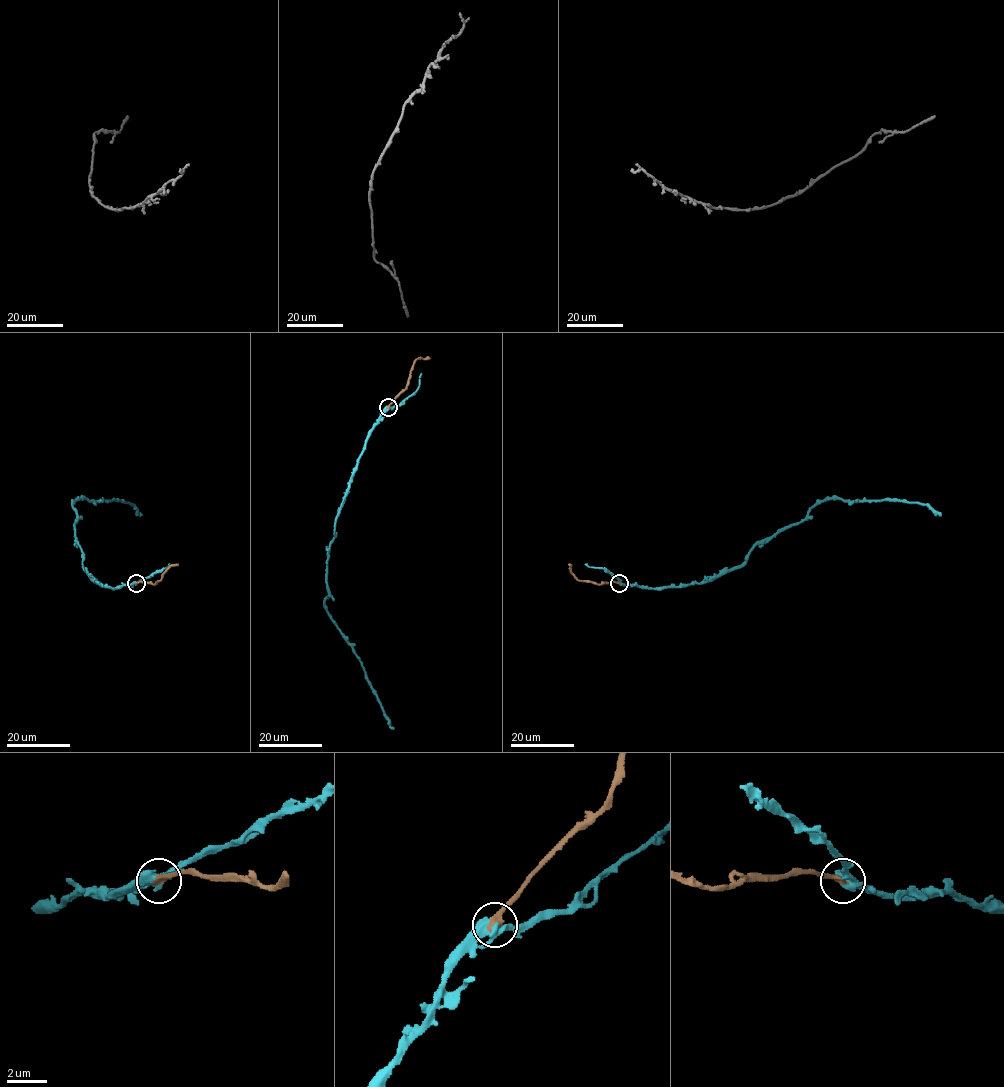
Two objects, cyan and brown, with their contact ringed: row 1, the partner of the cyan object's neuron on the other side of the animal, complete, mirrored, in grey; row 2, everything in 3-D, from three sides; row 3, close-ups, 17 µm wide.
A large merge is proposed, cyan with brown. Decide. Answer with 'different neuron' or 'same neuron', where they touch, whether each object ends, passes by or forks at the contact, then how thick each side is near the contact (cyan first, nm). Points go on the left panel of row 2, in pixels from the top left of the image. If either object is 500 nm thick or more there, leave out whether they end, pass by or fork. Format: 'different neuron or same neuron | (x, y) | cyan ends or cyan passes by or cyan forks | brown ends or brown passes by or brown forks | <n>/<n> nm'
same neuron | (136, 583) | cyan passes by | brown ends | 240/300 nm

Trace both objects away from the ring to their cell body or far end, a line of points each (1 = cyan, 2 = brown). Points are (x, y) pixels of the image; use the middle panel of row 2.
1: (388, 407), (365, 442), (335, 521), (324, 605), (361, 662), (394, 729)
2: (388, 407), (405, 388), (417, 359), (430, 358)

